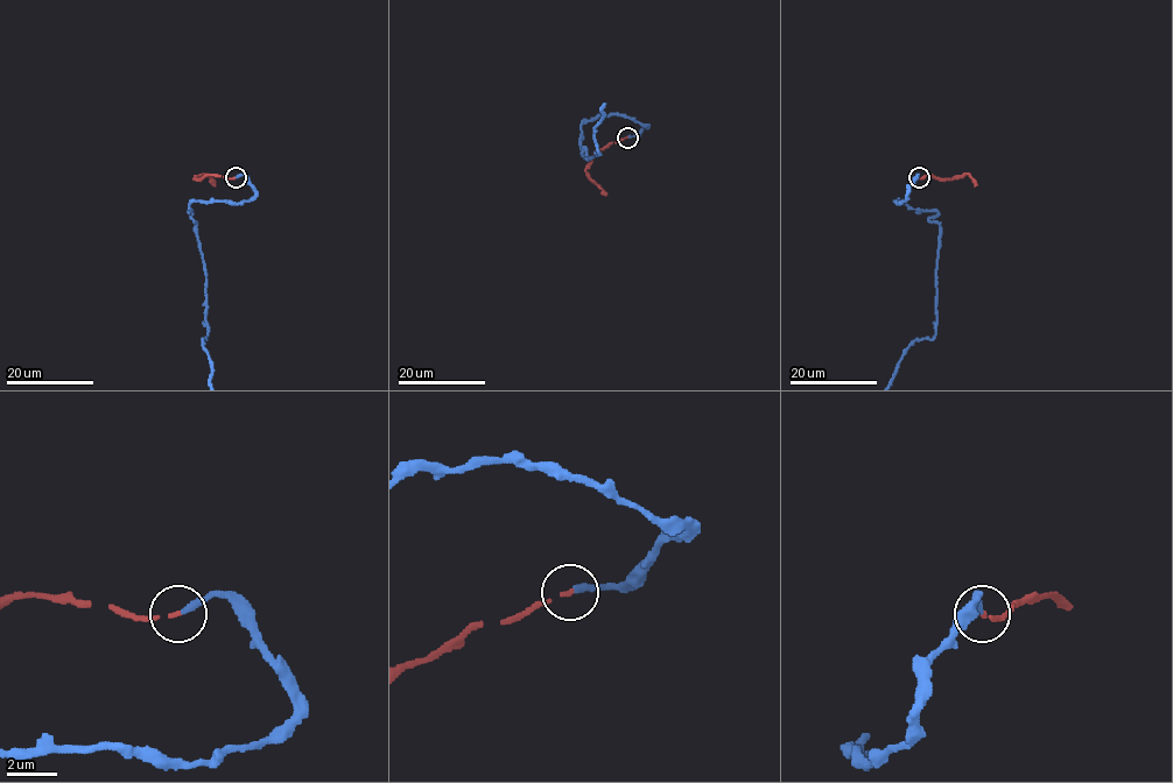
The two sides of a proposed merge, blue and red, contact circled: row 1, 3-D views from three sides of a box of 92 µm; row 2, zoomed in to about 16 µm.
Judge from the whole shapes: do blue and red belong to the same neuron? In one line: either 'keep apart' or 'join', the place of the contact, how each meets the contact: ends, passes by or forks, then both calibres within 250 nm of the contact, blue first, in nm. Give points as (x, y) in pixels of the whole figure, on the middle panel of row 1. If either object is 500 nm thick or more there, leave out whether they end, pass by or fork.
join; place (627, 138); blue ends; red ends; calibres 280 and 130 nm

